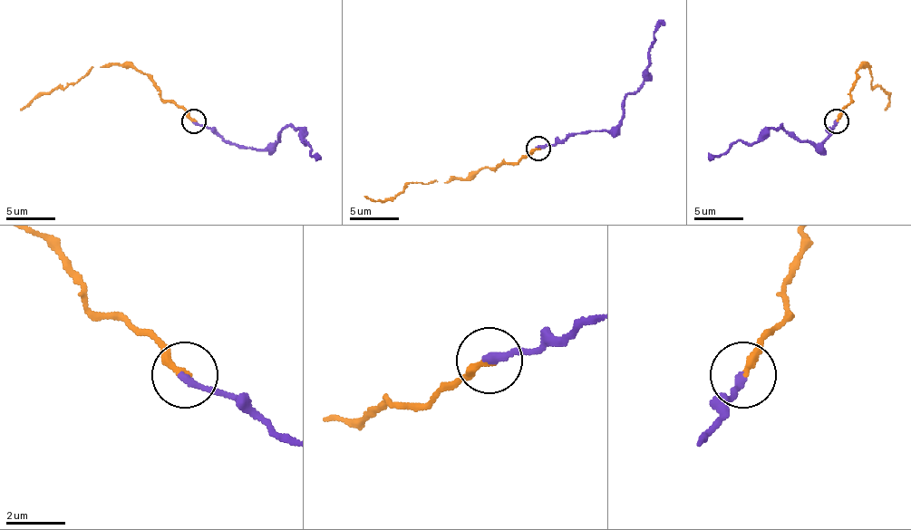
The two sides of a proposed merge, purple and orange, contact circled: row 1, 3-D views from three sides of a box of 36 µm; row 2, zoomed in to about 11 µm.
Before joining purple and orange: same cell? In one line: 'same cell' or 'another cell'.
same cell

